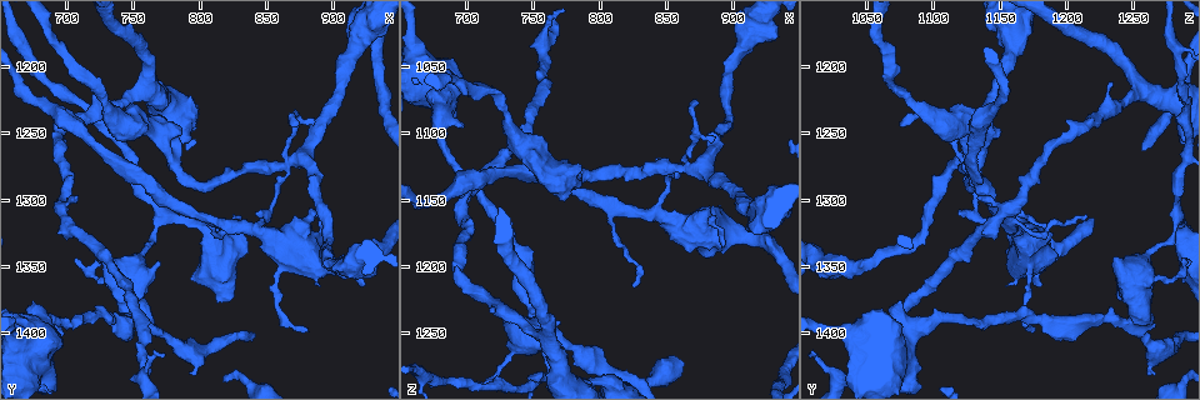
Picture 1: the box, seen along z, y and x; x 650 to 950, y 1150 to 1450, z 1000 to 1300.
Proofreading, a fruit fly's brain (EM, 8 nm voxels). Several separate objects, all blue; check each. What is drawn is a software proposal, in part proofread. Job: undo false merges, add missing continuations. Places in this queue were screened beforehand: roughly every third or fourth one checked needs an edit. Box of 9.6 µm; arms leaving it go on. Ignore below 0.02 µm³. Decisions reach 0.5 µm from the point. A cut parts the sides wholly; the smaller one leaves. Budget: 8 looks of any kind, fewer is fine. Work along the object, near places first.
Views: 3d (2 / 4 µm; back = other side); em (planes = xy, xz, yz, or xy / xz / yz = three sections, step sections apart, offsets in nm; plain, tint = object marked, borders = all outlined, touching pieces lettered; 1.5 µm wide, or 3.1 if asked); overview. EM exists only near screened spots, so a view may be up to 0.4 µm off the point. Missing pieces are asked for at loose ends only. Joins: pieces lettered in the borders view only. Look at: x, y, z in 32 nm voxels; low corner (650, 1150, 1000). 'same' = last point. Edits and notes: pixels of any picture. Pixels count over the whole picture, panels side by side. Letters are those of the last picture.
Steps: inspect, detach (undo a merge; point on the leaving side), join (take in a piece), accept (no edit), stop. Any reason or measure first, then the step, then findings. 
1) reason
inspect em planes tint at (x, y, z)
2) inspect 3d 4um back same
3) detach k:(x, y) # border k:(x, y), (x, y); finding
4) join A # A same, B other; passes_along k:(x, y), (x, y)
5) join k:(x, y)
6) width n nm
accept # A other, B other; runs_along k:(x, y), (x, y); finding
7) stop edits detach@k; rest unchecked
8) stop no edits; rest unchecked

inspect em xy step 8 borders at (826, 1310, 1216)

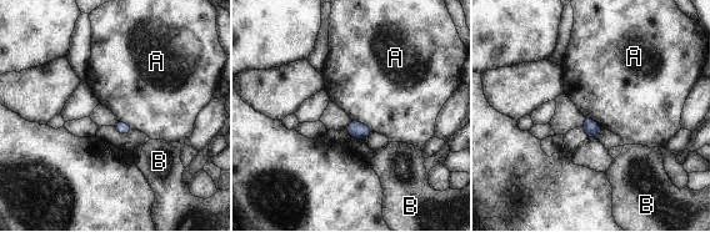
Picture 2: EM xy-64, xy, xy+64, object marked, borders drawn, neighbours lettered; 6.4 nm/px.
accept # A other, B other; border 2:(351, 119), (365, 124), (373, 131); no lettered piece goes on from it

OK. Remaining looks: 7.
branch stops here
inspect em planes plain at (774, 1258, 1118)

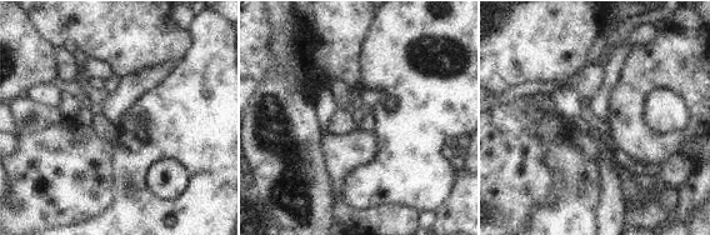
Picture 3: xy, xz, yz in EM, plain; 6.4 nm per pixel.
where the object lies
inspect em planes tint same

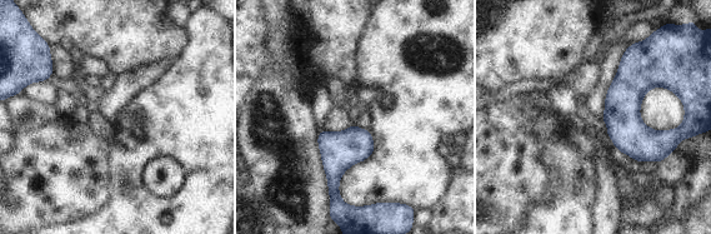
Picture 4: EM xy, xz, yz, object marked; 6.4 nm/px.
inspect em planes borders same

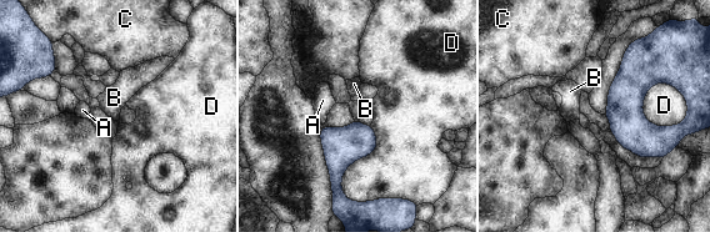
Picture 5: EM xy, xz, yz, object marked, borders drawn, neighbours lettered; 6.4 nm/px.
accept # A other, B other, C other, D other; none of them fits

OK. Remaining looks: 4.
branch stops here
inspect em xy step 8 tint at (884, 1240, 1102)

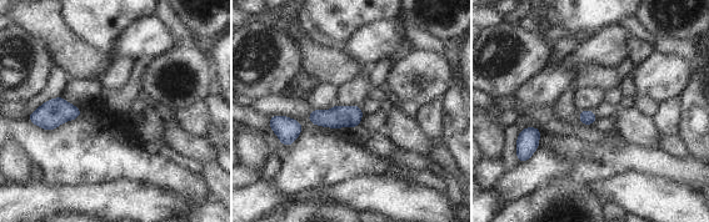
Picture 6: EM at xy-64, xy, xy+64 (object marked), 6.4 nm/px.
another direction
inspect em planes borders same

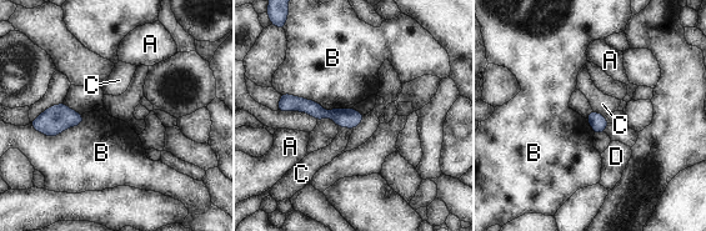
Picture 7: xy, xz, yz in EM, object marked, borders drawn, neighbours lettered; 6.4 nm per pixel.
longest_contact B 480 nm
accept # A other, B other, C other, D other; border 7:(280, 93), (325, 110), (351, 109); no lettered piece goes on from it

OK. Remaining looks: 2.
stop no edits; rest unchecked

